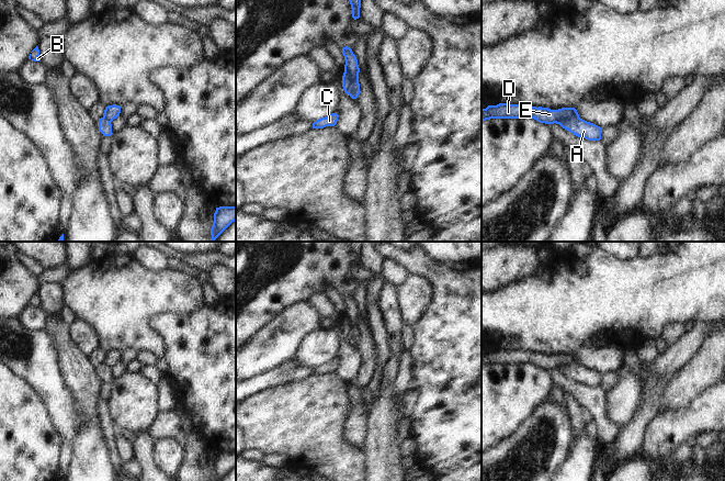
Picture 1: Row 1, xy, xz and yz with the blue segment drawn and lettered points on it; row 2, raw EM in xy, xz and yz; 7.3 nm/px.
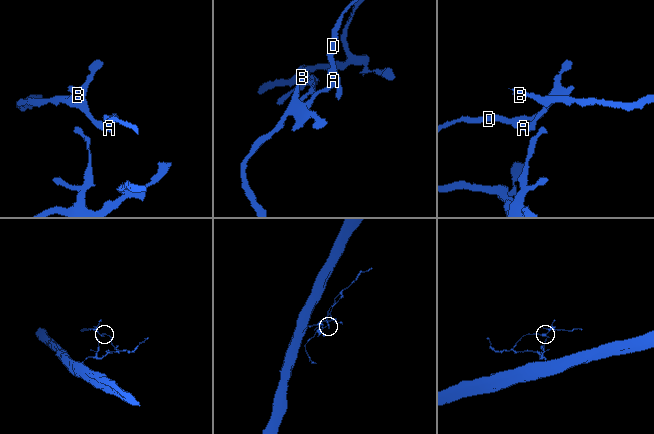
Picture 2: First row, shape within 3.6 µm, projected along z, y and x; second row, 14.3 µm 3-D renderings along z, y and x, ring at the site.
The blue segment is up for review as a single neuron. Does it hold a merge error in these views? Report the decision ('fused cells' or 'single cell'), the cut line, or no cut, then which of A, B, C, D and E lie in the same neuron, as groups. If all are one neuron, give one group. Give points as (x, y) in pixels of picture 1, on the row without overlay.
fused cells; cut in xz along (344, 316), (349, 323), (350, 337), (354, 344); A B C / D E

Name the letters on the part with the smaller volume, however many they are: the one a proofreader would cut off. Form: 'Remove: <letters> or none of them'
Remove: A, B, C

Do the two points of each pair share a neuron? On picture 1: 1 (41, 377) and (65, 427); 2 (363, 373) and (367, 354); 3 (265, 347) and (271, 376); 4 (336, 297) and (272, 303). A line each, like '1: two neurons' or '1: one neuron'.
1: one neuron
2: one neuron
3: two neurons
4: two neurons

